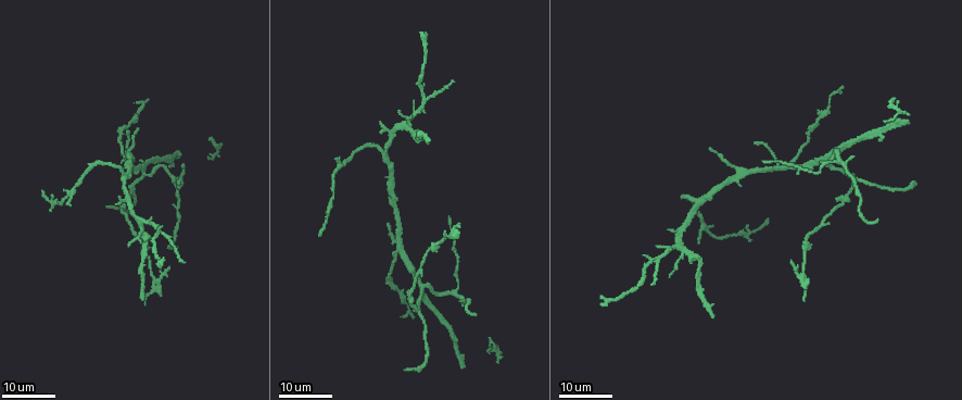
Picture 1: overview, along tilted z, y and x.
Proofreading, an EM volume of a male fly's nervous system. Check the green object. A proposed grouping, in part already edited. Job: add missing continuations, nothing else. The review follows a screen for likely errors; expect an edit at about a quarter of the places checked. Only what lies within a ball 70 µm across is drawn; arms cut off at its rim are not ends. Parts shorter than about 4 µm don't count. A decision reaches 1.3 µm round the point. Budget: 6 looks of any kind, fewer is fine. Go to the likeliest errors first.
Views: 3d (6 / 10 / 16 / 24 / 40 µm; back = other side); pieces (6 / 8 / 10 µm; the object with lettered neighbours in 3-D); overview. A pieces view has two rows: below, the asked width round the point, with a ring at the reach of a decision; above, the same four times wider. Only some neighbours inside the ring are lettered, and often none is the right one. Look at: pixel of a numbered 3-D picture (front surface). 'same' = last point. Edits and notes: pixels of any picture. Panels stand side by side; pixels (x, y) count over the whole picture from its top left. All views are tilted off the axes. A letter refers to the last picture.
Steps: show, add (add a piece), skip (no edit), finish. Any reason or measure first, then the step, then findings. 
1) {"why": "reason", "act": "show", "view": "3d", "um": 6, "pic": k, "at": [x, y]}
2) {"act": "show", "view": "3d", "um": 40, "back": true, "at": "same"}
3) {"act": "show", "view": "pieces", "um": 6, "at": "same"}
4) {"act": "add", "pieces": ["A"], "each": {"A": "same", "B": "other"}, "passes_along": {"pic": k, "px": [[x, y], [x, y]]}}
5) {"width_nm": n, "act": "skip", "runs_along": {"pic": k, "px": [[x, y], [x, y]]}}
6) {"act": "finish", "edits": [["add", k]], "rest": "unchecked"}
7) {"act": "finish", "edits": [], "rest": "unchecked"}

{"why": "thin end", "act": "show", "view": "3d", "um": 16, "pic": 1, "at": [474, 314]}

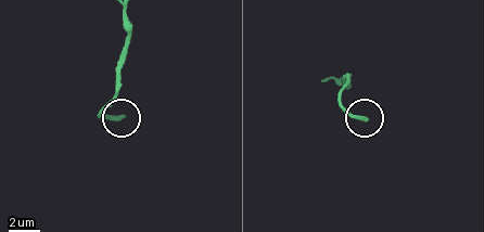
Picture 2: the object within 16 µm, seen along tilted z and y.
{"act": "show", "view": "3d", "um": 6, "pic": 2, "at": [366, 117]}

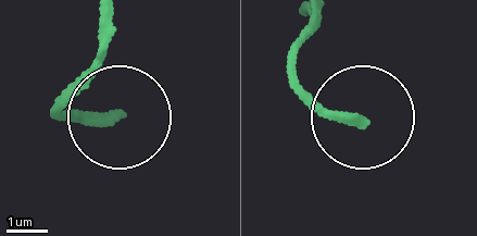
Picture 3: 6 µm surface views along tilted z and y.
{"act": "show", "view": "pieces", "um": 6, "pic": 3, "at": [360, 124]}

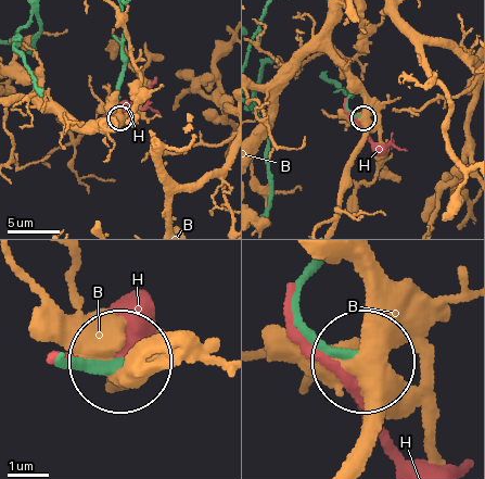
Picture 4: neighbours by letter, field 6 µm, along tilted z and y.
{"act": "skip", "each": {"B": "other", "H": "other"}, "found": "none of them fits"}

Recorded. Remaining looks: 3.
{"why": "long arm stops here", "act": "show", "view": "3d", "um": 16, "pic": 1, "at": [142, 300]}

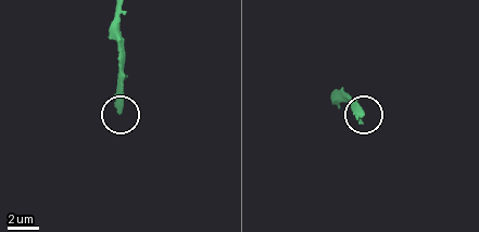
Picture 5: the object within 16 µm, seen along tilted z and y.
{"why": "what lies round it", "act": "show", "view": "pieces", "um": 10, "pic": 5, "at": [362, 115]}

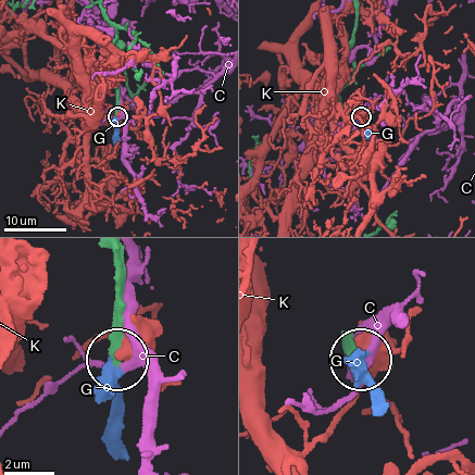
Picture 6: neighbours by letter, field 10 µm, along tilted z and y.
{"act": "add", "pieces": ["G"], "each": {"C": "other", "G": "same", "K": "other"}, "passes_along": {"pic": 6, "px": [[342, 337], [371, 390], [374, 411]]}, "found": "the cell continues"}

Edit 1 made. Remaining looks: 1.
{"act": "finish", "edits": [["add", 6]], "rest": "unchecked"}

